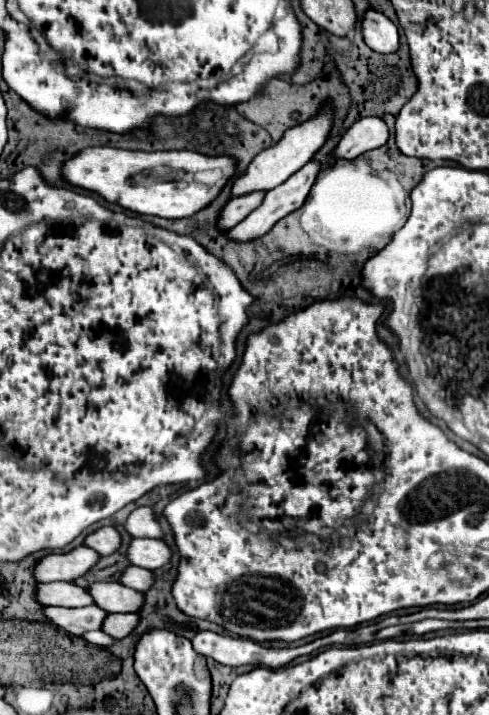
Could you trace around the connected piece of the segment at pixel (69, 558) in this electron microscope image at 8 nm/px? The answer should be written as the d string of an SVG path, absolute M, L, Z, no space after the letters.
M77 546L65 554L47 554L35 564L33 578L37 582L73 582L75 578L83 576L97 560L99 556L87 546Z

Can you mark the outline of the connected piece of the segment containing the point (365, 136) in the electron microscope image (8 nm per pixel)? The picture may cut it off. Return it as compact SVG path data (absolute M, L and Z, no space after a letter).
M377 116L361 118L345 132L345 136L339 140L339 144L335 146L331 156L343 158L343 160L353 160L353 158L361 156L363 152L383 146L387 142L387 138L389 138L389 128L381 118L377 118Z

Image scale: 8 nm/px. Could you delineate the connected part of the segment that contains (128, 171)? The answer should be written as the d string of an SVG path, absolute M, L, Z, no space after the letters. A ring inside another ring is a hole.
M111 146L83 148L63 164L63 178L79 188L97 192L107 202L119 204L125 210L161 216L187 218L205 208L227 184L235 172L235 158L231 156L203 156L197 152L131 152ZM209 170L219 170L221 180L197 180Z

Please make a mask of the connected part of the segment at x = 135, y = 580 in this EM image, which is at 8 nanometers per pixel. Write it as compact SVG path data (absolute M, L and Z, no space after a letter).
M127 566L119 580L123 582L123 586L141 592L141 590L149 590L149 586L153 584L153 572L137 566Z

